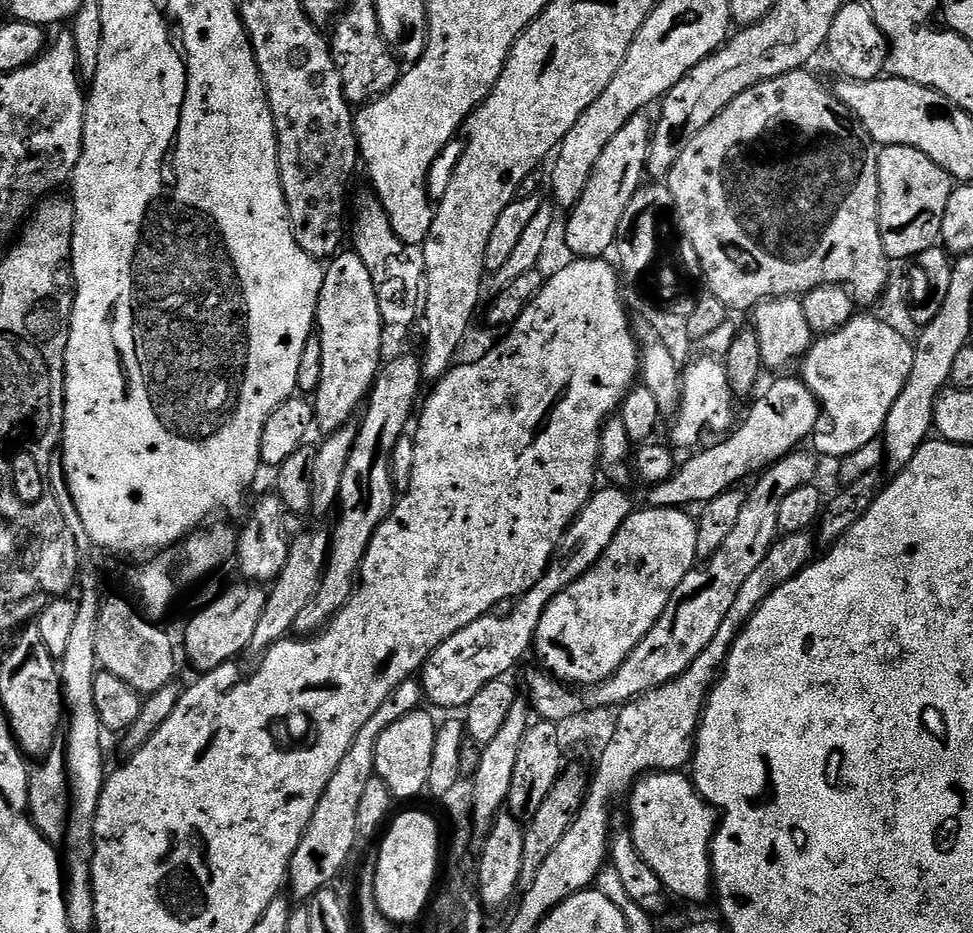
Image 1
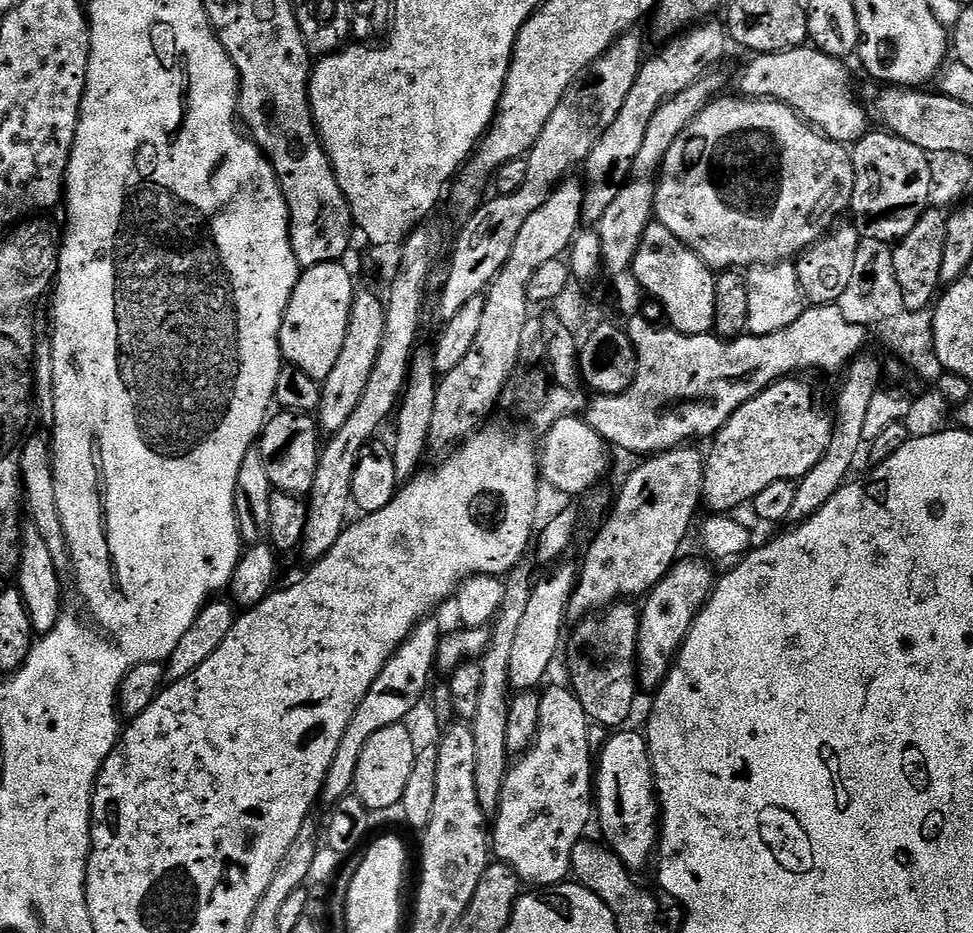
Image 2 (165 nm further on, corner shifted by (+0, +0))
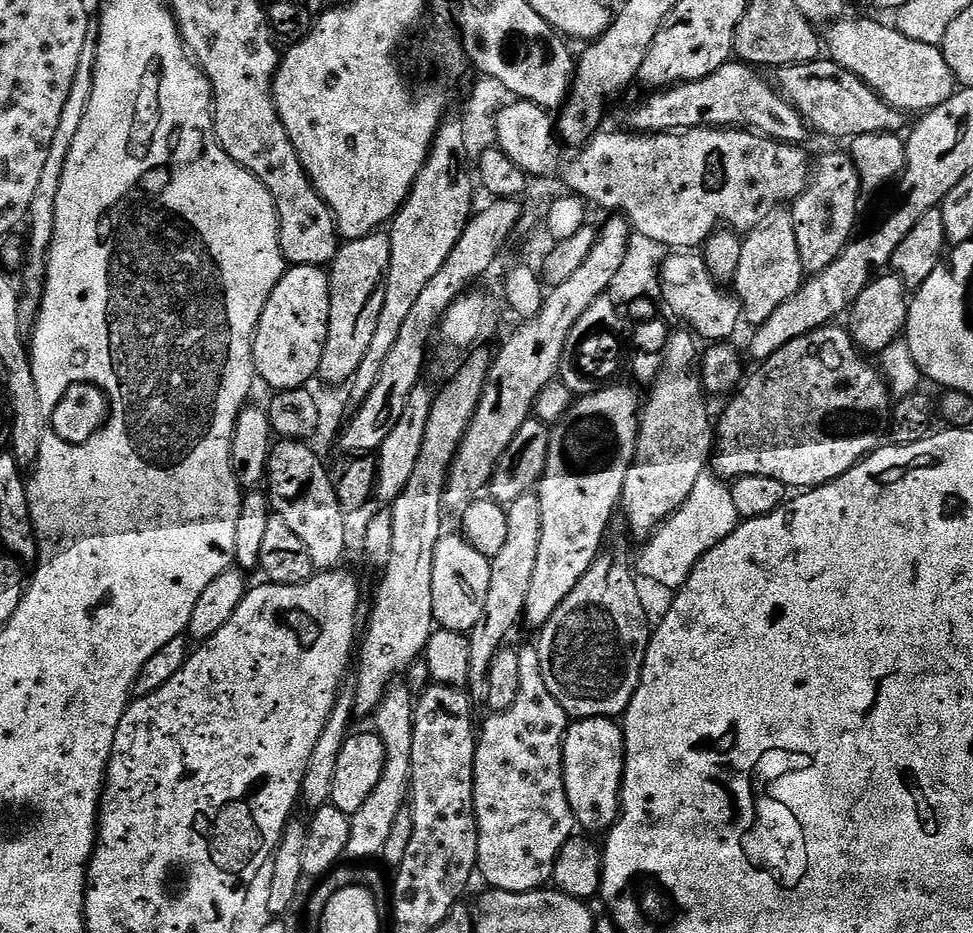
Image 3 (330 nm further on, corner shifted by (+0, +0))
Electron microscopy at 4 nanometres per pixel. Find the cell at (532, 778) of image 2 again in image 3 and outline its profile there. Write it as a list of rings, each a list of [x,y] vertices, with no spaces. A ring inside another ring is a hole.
[[[520,648],[518,653],[517,698],[509,708],[493,711],[489,720],[482,724],[474,758],[474,810],[478,826],[476,866],[479,875],[484,875],[488,886],[497,892],[534,892],[543,889],[553,879],[555,860],[563,844],[574,835],[577,827],[564,785],[564,735],[568,733],[570,717],[546,688],[538,648]]]

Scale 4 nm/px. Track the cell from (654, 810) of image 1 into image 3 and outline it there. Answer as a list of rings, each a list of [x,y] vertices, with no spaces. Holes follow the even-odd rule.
[[[607,716],[602,717],[586,717],[584,719],[577,719],[575,722],[569,723],[568,733],[564,735],[564,785],[566,786],[566,798],[570,802],[570,810],[576,816],[577,825],[585,833],[600,834],[607,833],[608,829],[616,823],[620,815],[620,784],[624,780],[624,729],[615,719]]]

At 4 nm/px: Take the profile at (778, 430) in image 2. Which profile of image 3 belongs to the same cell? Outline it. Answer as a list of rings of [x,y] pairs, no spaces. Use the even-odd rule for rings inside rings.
[[[825,326],[816,329],[809,336],[803,336],[797,340],[792,340],[782,350],[774,353],[769,360],[763,361],[760,368],[752,377],[743,381],[742,387],[733,395],[732,401],[724,408],[724,413],[720,416],[720,424],[714,428],[714,455],[710,464],[717,476],[721,478],[735,478],[738,476],[769,476],[778,478],[781,482],[792,490],[811,490],[818,488],[822,484],[828,484],[840,476],[845,476],[855,464],[860,463],[869,452],[875,452],[881,443],[882,425],[890,412],[890,393],[888,385],[881,377],[881,373],[875,367],[867,364],[865,353],[856,347],[847,327]]]

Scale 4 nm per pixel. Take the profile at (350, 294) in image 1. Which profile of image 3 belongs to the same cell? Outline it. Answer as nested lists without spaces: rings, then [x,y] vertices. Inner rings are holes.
[[[305,264],[289,267],[284,276],[268,295],[266,306],[256,324],[256,334],[252,337],[252,362],[256,366],[256,375],[272,387],[272,390],[303,388],[319,373],[322,362],[322,350],[328,333],[330,318],[330,290],[328,272],[323,267],[315,268]]]

